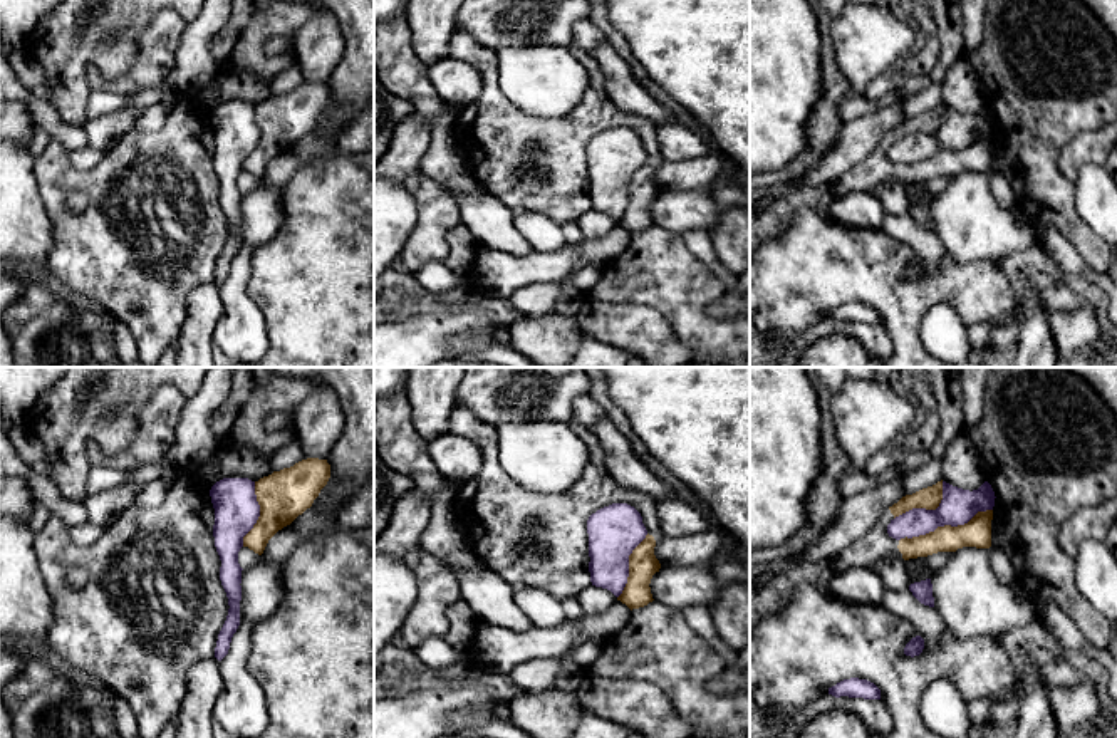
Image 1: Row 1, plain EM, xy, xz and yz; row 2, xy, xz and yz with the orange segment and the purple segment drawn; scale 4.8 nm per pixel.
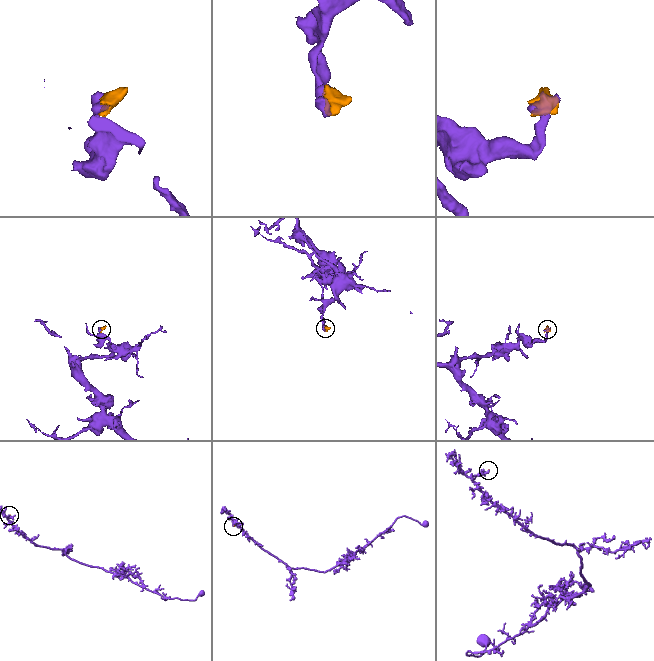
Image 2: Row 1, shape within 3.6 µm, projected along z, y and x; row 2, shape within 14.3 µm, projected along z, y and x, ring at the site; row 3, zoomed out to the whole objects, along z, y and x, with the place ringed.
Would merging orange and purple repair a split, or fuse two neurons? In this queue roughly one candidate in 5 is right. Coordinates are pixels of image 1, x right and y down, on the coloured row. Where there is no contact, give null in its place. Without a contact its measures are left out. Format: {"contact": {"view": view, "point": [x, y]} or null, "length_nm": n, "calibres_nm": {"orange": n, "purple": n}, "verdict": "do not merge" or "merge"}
{"contact": {"view": "yz", "point": [948, 525]}, "length_nm": 440, "calibres_nm": {"orange": 140, "purple": 170}, "verdict": "do not merge"}

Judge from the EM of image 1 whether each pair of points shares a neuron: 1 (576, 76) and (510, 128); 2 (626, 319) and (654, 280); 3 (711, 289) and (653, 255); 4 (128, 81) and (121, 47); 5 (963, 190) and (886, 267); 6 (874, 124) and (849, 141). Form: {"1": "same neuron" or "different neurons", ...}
{"1": "different neurons", "2": "different neurons", "3": "same neuron", "4": "different neurons", "5": "different neurons", "6": "same neuron"}

